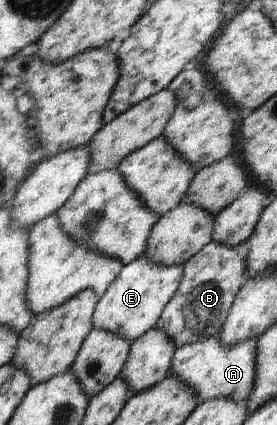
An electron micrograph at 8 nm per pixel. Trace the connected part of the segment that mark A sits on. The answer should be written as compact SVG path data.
M219 334L179 347L173 355L169 376L186 383L194 390L198 402L218 398L245 402L255 382L255 355L257 337L233 346L223 346Z

